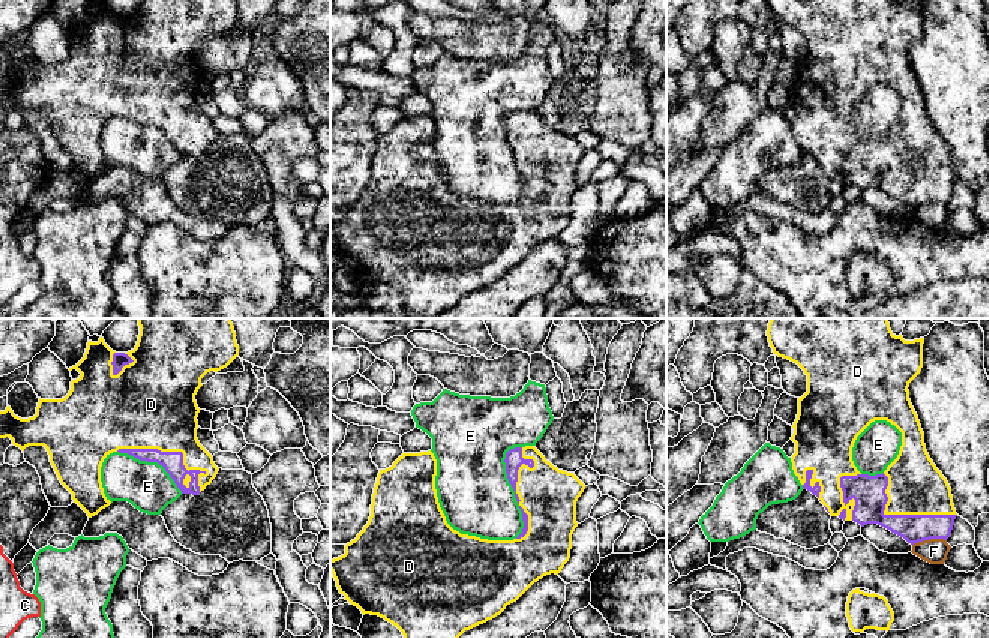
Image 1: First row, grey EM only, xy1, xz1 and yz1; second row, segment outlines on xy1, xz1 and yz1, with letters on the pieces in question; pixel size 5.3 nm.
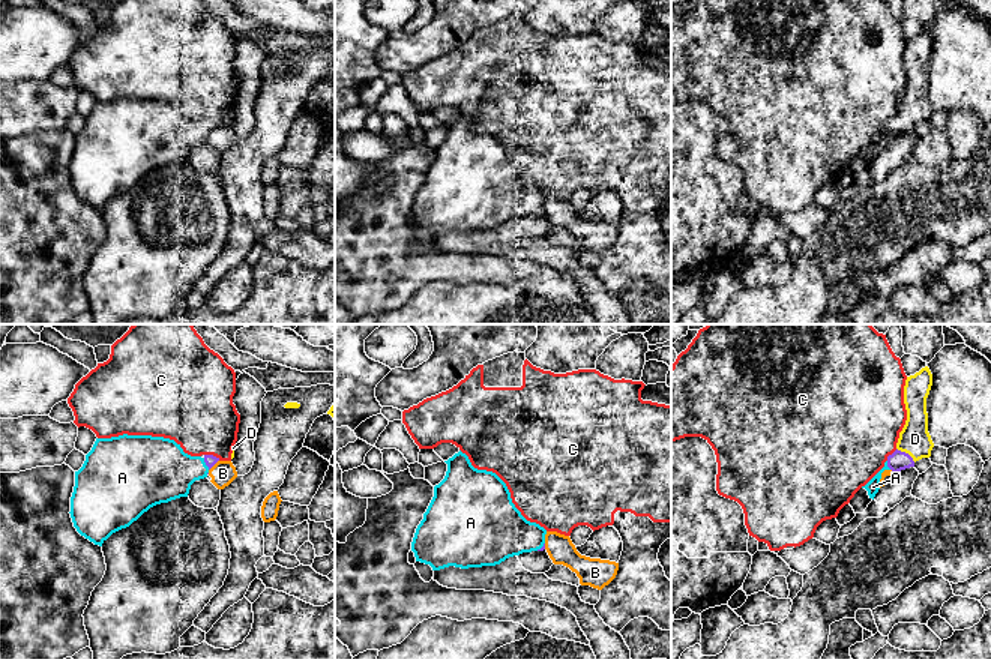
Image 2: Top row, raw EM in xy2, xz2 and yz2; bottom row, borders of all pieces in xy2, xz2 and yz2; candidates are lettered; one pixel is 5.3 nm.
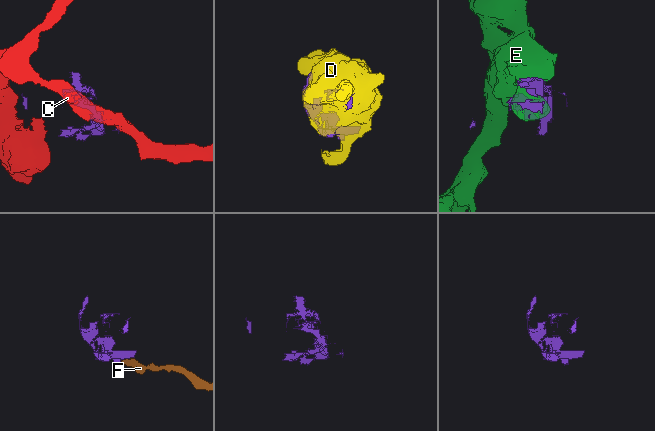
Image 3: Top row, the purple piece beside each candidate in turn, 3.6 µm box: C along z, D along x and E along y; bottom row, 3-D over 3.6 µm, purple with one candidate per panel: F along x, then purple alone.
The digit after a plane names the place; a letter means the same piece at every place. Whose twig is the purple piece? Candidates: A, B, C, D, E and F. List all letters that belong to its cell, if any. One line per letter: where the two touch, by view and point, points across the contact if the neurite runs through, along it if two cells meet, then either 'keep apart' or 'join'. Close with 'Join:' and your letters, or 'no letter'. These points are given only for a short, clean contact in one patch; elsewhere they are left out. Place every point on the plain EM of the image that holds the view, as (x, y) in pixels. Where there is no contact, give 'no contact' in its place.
A: xy2 (206, 128) | keep apart
B: xy2 (213, 128) | keep apart
C: xy2 (212, 119) | keep apart
D: xy1 (173, 116) | join
E: xz1 (512, 150) | keep apart
F: yz1 (929, 203) | along yz1 (946, 203), (923, 203), (913, 209) | keep apart
Join: D

